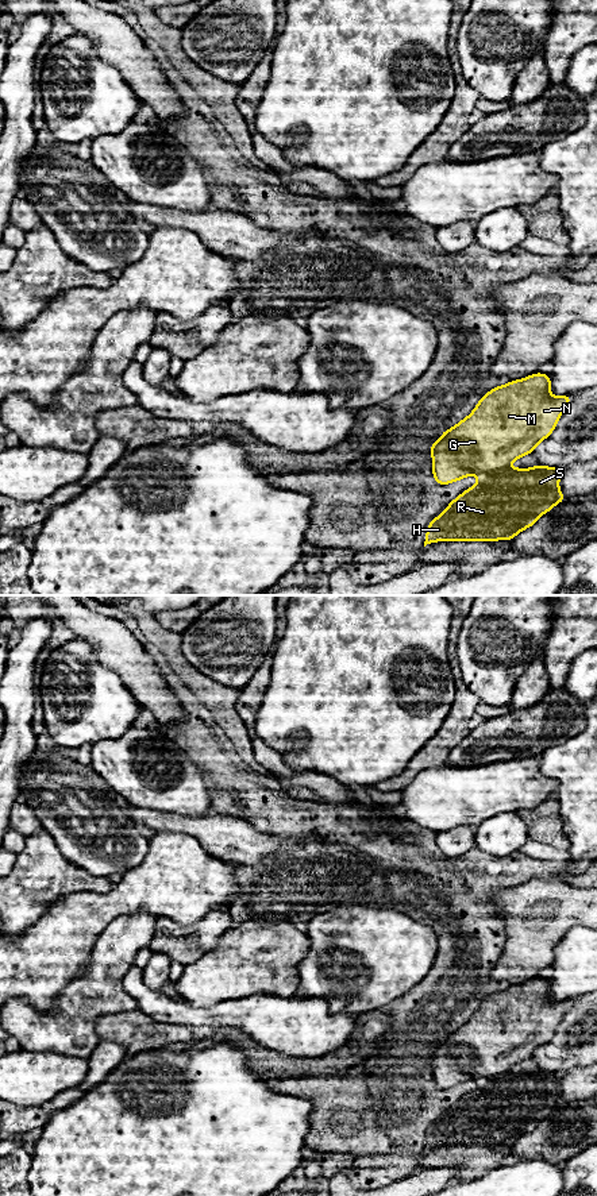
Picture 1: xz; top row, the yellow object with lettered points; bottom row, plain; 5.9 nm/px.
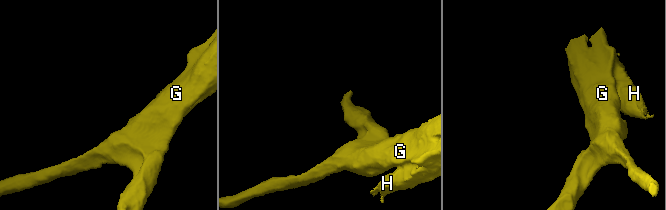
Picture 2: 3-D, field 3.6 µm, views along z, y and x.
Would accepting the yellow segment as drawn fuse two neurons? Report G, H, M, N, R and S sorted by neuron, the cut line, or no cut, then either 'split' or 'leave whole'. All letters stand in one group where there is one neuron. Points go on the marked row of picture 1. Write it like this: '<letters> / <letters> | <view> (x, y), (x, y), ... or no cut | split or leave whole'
G M N / H R S | xz (508, 467), (500, 471), (480, 471), (476, 474) | split

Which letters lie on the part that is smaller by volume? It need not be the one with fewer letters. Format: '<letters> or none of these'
H, R, S

